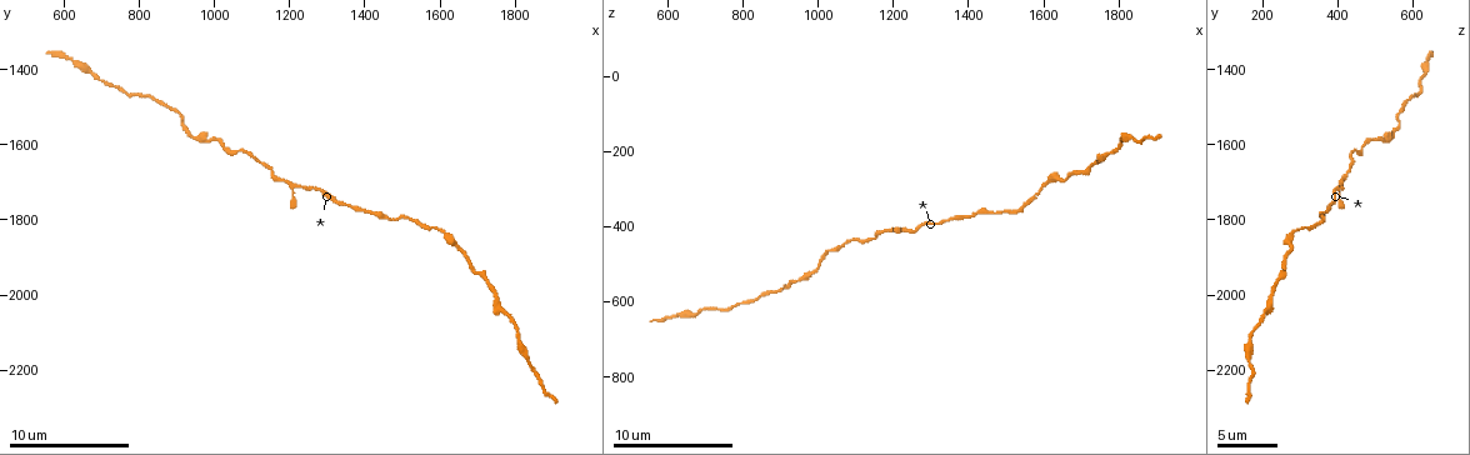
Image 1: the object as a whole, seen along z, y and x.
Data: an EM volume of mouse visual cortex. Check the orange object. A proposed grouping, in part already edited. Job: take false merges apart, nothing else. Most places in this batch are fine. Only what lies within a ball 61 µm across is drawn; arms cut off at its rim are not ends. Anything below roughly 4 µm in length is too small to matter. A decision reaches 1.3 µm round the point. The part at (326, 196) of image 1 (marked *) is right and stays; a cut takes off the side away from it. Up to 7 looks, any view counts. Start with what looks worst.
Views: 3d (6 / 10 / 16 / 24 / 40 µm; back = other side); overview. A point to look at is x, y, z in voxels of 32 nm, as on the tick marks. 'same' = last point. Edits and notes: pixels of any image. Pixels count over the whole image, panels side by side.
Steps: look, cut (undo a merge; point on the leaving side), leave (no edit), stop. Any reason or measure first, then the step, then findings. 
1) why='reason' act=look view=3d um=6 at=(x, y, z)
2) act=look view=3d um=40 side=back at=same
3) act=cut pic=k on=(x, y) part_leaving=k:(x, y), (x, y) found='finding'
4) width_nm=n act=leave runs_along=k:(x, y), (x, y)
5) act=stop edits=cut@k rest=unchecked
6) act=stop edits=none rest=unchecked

why='calibre changes' act=look view=3d um=6 at=(680, 1420, 625)

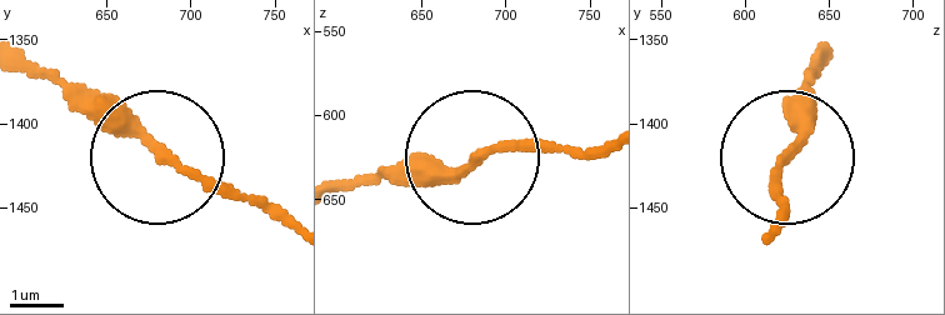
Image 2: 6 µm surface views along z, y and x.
width_nm=160 act=leave runs_along=2:(281, 221), (200, 189), (58, 78) found='all the same cell'

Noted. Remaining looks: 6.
why='thin neck' act=look view=3d um=10 at=(1475, 1800, 365)

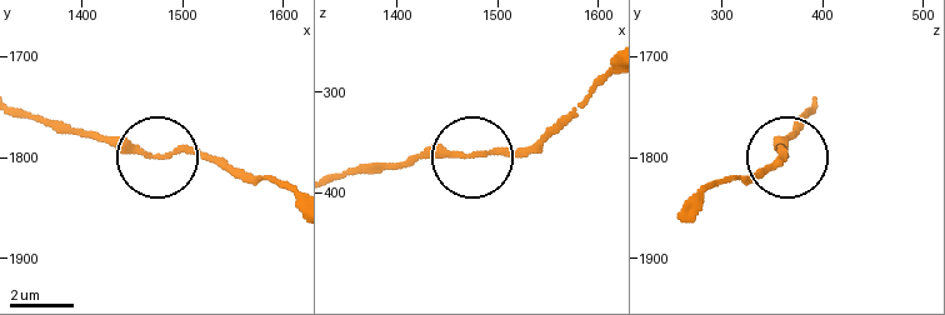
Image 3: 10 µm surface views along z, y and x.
act=leave runs_along=3:(341, 175), (415, 154), (511, 154), (541, 146) found='all the same cell'

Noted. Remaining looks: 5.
why='thick turns thin' act=look view=3d um=6 at=(940, 1575, 550)

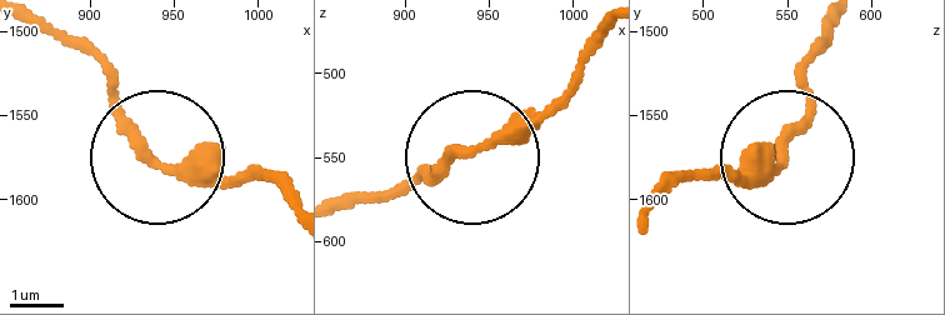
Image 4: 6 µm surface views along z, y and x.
act=leave runs_along=4:(288, 189), (168, 171), (64, 33) found='all the same cell'

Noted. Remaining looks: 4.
why='sudden change in width' act=look view=3d um=10 at=(1070, 1620, 450)

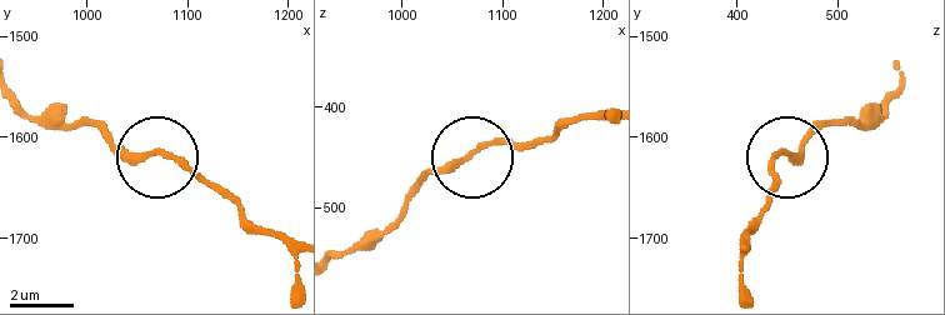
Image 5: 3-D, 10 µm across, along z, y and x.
act=look view=3d um=10 side=back at=(1068, 1618, 448)

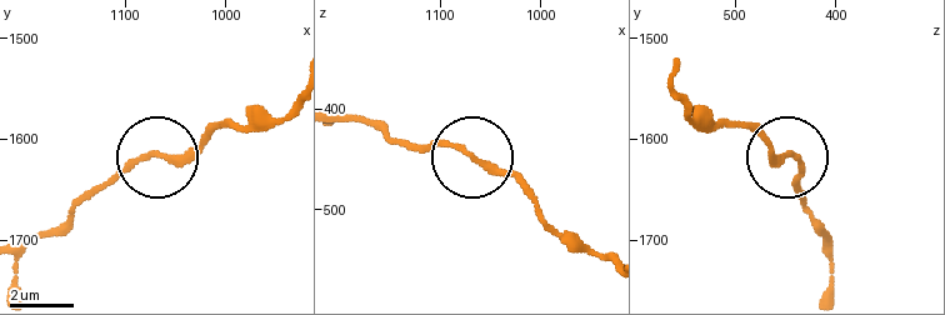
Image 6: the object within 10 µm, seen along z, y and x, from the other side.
act=leave runs_along=6:(336, 119), (369, 121), (401, 143), (458, 149), (528, 196) found='all the same cell'

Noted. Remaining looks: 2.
act=stop edits=none rest=unchecked

